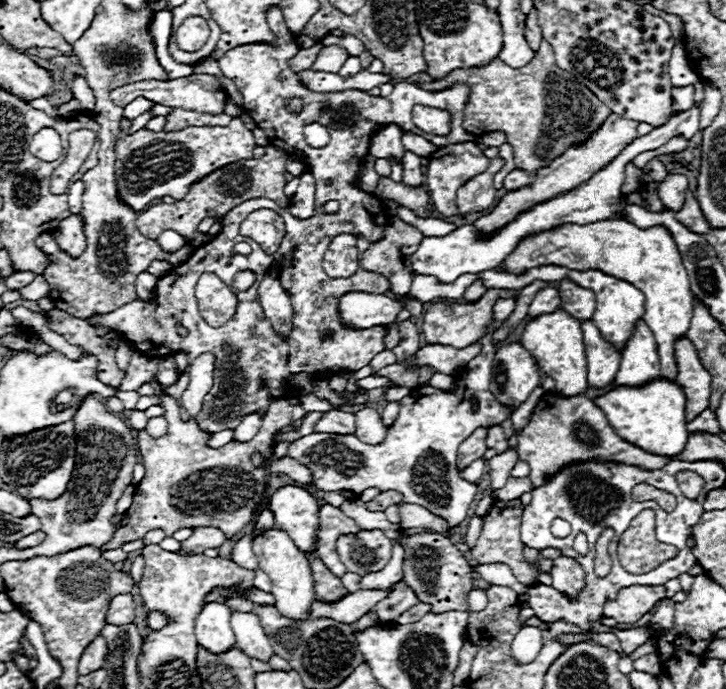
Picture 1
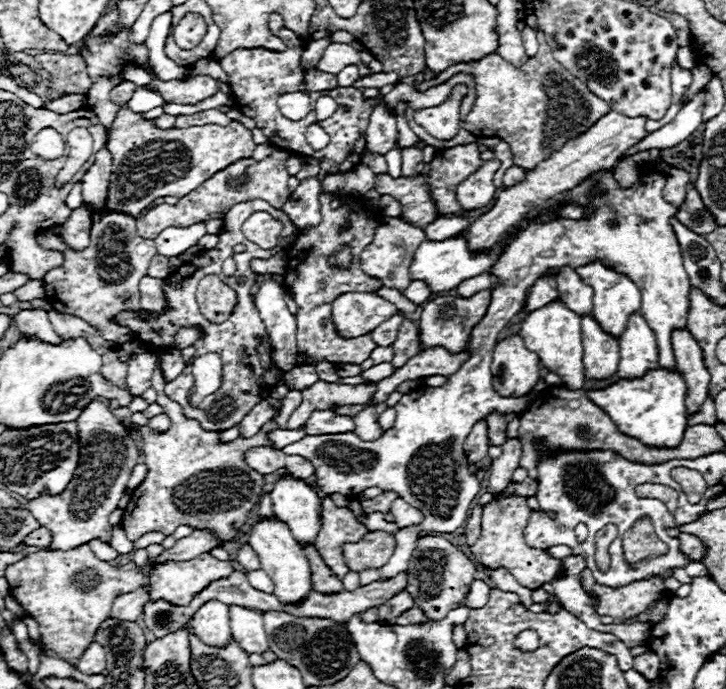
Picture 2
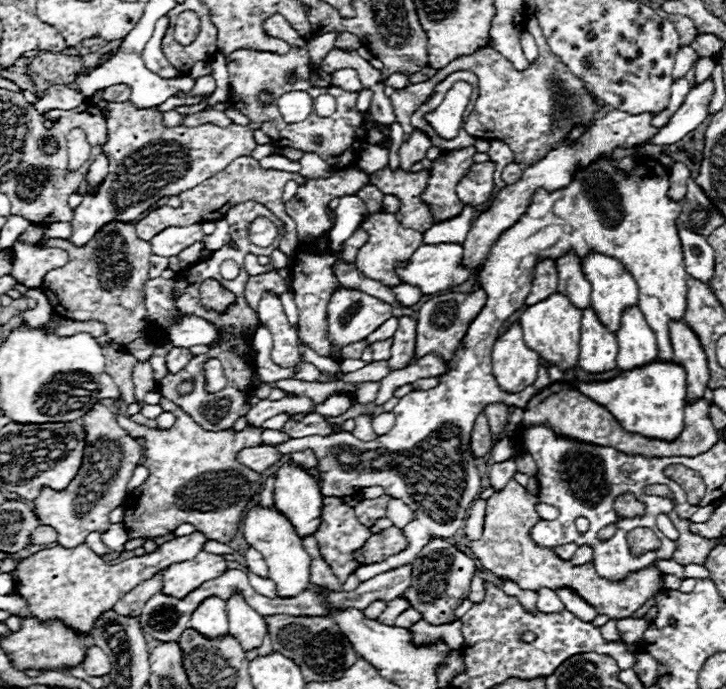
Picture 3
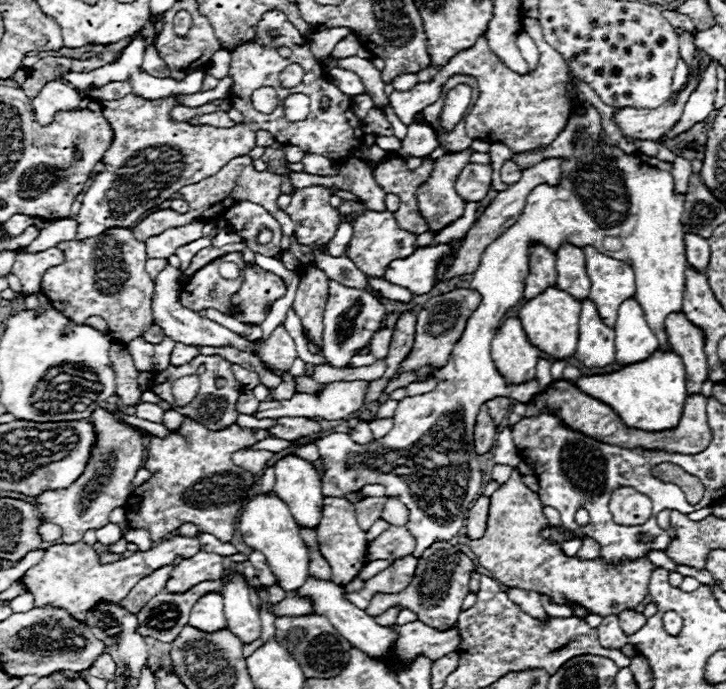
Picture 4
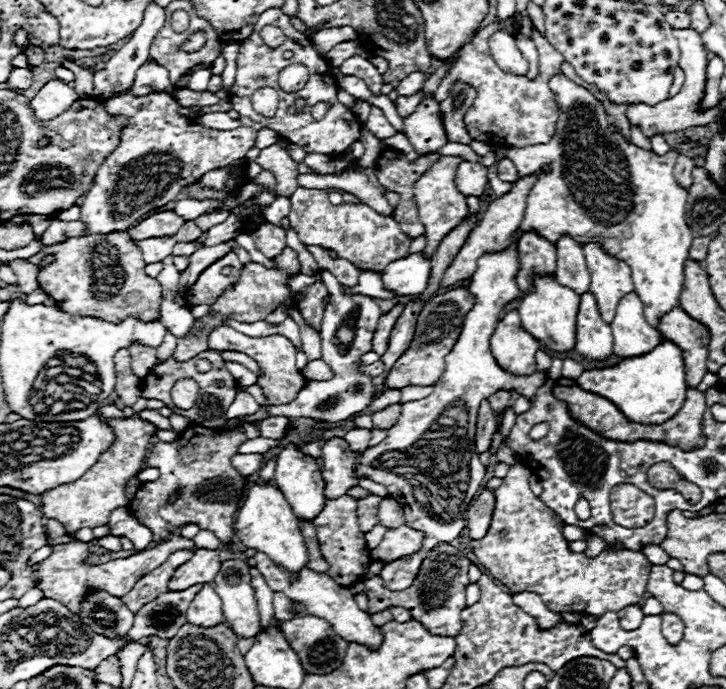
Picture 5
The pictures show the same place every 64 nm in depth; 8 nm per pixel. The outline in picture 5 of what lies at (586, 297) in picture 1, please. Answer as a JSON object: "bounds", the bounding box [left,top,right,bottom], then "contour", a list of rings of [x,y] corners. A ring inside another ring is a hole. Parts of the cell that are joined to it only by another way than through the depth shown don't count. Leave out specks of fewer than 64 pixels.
{"bounds":[556,236,590,296],"contour":[[[562,236],[562,240],[558,240],[556,244],[556,250],[558,250],[558,266],[556,266],[558,284],[582,296],[584,292],[588,292],[590,286],[590,272],[586,268],[582,246],[574,242],[570,236]]]}

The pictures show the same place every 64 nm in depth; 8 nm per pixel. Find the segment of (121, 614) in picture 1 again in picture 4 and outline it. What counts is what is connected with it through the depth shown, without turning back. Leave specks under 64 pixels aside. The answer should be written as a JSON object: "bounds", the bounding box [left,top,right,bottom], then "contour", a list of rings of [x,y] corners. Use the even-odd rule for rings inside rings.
{"bounds":[120,564,174,612],"contour":[[[170,564],[170,566],[166,566],[166,568],[158,568],[158,572],[152,572],[150,576],[146,576],[146,578],[142,578],[130,592],[128,592],[128,596],[120,602],[120,604],[124,604],[124,608],[128,608],[130,612],[140,612],[140,608],[152,598],[152,596],[156,596],[158,592],[162,592],[164,588],[166,588],[166,580],[168,580],[168,574],[170,574],[170,568],[172,568],[174,564]]]}

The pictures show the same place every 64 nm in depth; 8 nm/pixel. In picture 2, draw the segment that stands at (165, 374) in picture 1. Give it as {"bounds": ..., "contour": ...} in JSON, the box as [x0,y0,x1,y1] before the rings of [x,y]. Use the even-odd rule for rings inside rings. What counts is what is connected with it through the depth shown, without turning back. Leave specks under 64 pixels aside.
{"bounds":[160,348,184,382],"contour":[[[172,348],[168,350],[166,354],[162,354],[162,360],[160,360],[160,370],[162,370],[162,376],[166,382],[178,378],[184,370],[184,362],[182,362],[182,356],[180,356],[180,350],[178,348]]]}

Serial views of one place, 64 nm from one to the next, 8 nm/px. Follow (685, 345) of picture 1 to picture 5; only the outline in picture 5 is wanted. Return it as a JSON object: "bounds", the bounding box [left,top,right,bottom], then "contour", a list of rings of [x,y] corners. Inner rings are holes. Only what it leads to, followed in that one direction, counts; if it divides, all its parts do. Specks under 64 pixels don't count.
{"bounds":[660,308,708,388],"contour":[[[674,308],[660,320],[660,332],[666,340],[674,342],[682,350],[686,366],[686,384],[688,388],[696,388],[708,372],[708,328],[692,320],[682,308]]]}

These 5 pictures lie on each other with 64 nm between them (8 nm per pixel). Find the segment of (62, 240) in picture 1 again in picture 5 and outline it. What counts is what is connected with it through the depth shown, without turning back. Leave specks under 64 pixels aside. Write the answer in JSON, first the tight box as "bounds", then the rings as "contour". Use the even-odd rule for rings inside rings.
{"bounds":[80,92,256,234],"contour":[[[166,92],[148,94],[148,96],[134,96],[124,94],[118,98],[110,98],[104,102],[108,114],[122,114],[128,116],[128,124],[120,132],[120,144],[116,150],[106,156],[106,162],[98,168],[94,176],[94,184],[90,184],[90,192],[84,194],[82,200],[82,214],[80,220],[86,224],[84,234],[106,234],[114,230],[128,230],[134,226],[142,214],[160,208],[176,198],[182,188],[198,182],[206,172],[218,170],[232,160],[240,160],[246,156],[246,152],[254,146],[256,130],[238,126],[234,130],[212,130],[200,124],[192,124],[192,120],[178,114],[178,102]]]}

